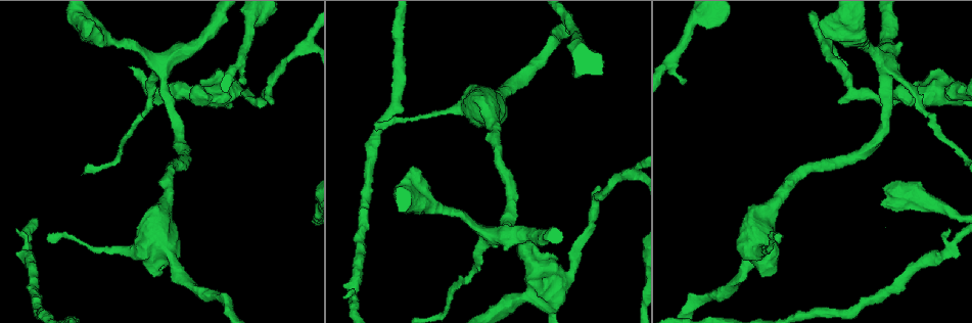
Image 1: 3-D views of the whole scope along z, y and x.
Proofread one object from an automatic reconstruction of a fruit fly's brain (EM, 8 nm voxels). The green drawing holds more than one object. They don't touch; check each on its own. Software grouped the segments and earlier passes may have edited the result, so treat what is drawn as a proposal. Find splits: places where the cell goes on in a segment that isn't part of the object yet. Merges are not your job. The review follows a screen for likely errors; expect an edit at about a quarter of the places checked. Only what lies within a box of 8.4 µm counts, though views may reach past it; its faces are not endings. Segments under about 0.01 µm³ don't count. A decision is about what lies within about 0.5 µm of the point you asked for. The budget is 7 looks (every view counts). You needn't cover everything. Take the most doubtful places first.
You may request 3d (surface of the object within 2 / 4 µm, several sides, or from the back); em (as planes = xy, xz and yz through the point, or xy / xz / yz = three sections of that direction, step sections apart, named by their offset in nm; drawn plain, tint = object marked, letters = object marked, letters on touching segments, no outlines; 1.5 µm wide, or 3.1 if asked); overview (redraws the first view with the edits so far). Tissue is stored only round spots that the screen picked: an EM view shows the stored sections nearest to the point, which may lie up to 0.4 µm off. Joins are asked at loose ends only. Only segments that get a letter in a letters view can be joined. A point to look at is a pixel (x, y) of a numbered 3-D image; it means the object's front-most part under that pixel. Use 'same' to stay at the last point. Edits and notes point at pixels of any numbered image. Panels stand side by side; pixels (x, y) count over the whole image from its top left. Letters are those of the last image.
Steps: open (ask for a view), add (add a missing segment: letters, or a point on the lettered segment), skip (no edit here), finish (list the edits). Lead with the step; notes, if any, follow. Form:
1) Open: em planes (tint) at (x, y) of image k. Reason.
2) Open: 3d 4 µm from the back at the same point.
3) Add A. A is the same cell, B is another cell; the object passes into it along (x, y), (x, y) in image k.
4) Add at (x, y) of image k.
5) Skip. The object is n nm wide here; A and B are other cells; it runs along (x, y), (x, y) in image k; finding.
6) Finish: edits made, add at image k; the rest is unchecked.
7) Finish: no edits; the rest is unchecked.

Open: 3d 4 µm from the back at (246, 80) of image 1. Free end.

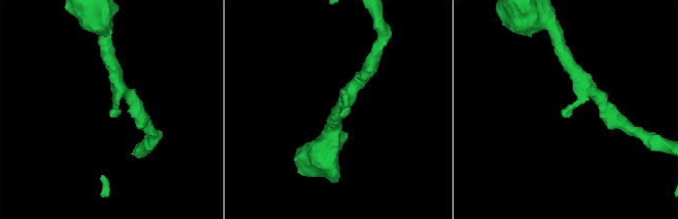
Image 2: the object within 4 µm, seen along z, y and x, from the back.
Open: em planes (letters) at (111, 111) of image 2. Now the EM.

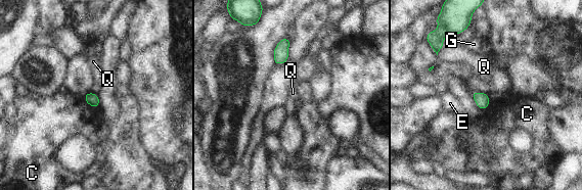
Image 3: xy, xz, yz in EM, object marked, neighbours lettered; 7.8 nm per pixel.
Skip. C, E, G and Q are other cells; a border runs along (82, 97), (90, 105), (98, 108) in image 3; no lettered segment goes on from it.

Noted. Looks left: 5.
Open: em yz step 4 (letters) at (270, 100) of image 1. An open end.

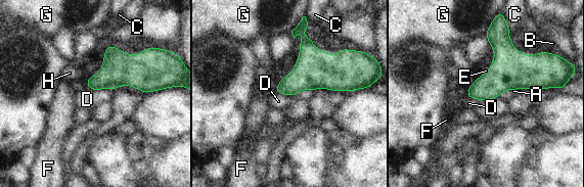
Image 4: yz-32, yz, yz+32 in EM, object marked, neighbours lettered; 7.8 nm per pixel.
Open: em xy step 8 (letters) at the same point. Cut it another way.

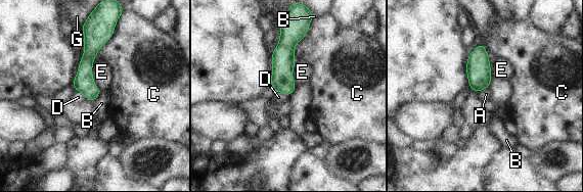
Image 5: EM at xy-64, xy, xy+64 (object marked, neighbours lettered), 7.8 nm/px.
Skip. A, B, C, D, E and G are other cells; a border runs along (93, 61), (92, 78), (101, 91) in image 5; no lettered segment goes on from it.

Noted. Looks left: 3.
Open: 3d 2 µm at (947, 228) of image 1. Branch stops here.

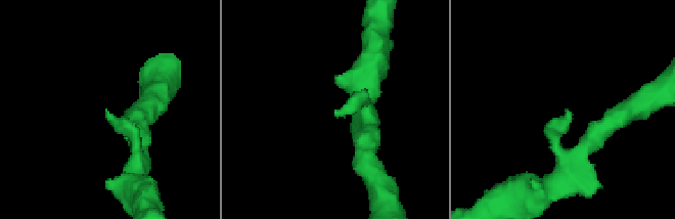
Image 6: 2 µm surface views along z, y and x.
Open: em xz step 4 (letters) at (336, 111) of image 6. Shape alone is not enough.

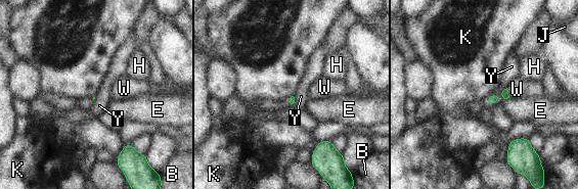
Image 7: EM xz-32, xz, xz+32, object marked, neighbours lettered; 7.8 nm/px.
Open: em xy step 8 (letters) at the same point. Another direction.

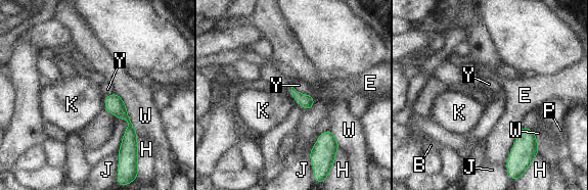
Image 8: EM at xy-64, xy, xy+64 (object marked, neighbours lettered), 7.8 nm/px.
Skip. B, E, H, J, K, P, W and Y are other cells; it runs along (107, 97), (130, 124), (123, 148) in image 8; no lettered segment goes on from it.

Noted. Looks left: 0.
Finish: no edits; the rest is unchecked.

